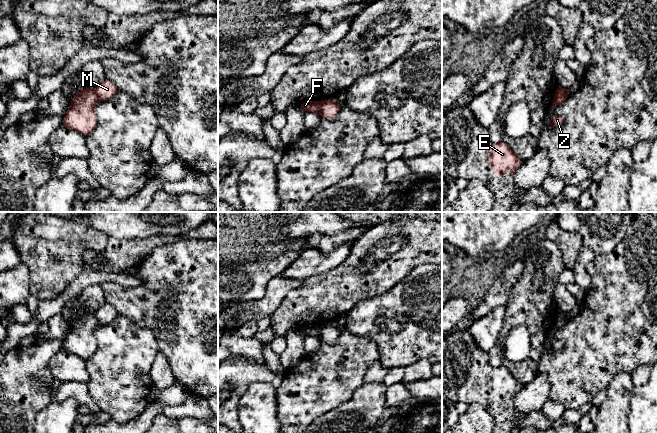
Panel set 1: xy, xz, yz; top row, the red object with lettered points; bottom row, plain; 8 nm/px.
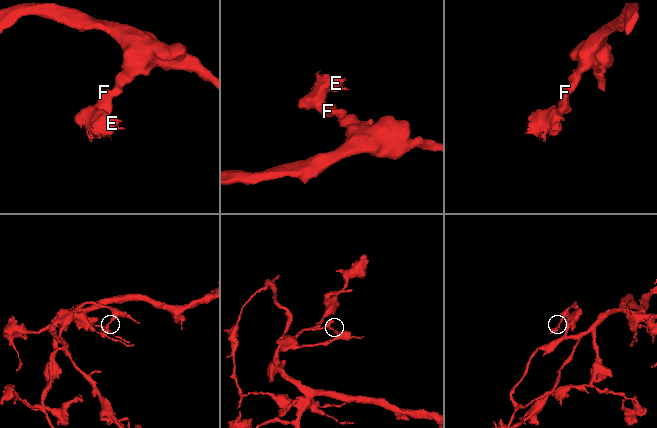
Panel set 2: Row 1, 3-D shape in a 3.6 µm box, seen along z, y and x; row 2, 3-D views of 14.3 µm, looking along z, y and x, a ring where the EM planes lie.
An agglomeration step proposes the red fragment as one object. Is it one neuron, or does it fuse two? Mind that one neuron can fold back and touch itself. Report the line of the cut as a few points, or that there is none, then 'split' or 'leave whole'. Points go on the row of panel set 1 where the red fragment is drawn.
xz (322, 101), (319, 113) | split

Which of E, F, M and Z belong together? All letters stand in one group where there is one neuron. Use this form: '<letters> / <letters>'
E F Z / M

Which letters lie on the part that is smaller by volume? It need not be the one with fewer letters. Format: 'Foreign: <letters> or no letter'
Foreign: E, F, Z

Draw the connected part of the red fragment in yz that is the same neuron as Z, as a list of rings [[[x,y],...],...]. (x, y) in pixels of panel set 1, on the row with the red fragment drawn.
[[[552,116],[550,118],[550,123],[548,124],[549,127],[554,128],[554,127],[560,127],[564,124],[564,117],[562,116]]]

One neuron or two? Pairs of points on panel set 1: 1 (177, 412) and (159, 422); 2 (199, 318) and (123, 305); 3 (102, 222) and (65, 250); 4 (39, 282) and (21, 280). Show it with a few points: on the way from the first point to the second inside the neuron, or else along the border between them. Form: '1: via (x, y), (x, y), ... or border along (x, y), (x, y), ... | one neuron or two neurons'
1: border along (162, 411), (169, 418), (191, 417) | two neurons
2: via (180, 312), (158, 311), (152, 305), (142, 305) | one neuron
3: border along (82, 222), (102, 231) | two neurons
4: border along (21, 262), (28, 270), (29, 291), (31, 293) | two neurons

